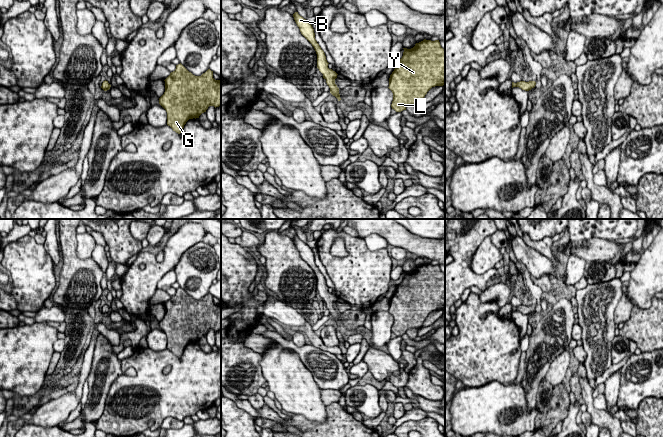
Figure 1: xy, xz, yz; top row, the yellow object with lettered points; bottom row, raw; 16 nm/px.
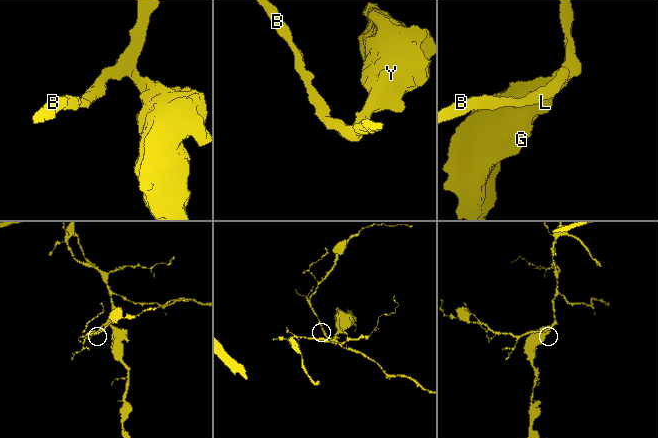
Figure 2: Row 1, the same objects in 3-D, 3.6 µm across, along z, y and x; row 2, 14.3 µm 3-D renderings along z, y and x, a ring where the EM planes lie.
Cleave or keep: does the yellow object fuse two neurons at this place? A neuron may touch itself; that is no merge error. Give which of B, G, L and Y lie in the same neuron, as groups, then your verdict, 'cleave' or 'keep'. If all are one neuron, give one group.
B G L Y; keep

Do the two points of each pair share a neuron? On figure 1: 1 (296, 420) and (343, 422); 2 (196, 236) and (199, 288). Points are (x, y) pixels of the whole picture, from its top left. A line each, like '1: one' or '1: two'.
1: one
2: two

